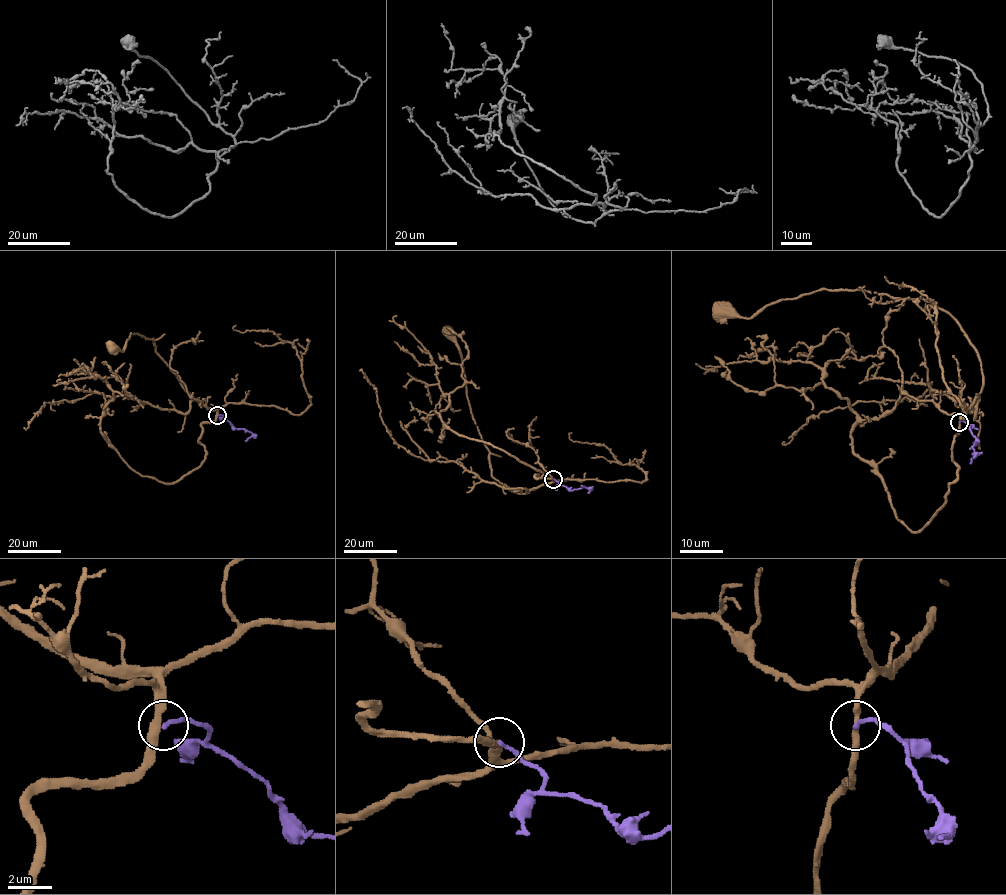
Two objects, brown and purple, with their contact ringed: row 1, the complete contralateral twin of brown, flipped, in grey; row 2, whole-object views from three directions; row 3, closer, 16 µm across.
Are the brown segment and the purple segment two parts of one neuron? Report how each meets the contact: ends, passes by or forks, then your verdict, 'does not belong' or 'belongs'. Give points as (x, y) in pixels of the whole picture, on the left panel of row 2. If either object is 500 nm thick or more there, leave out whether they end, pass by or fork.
brown passes by; purple ends there; does not belong

